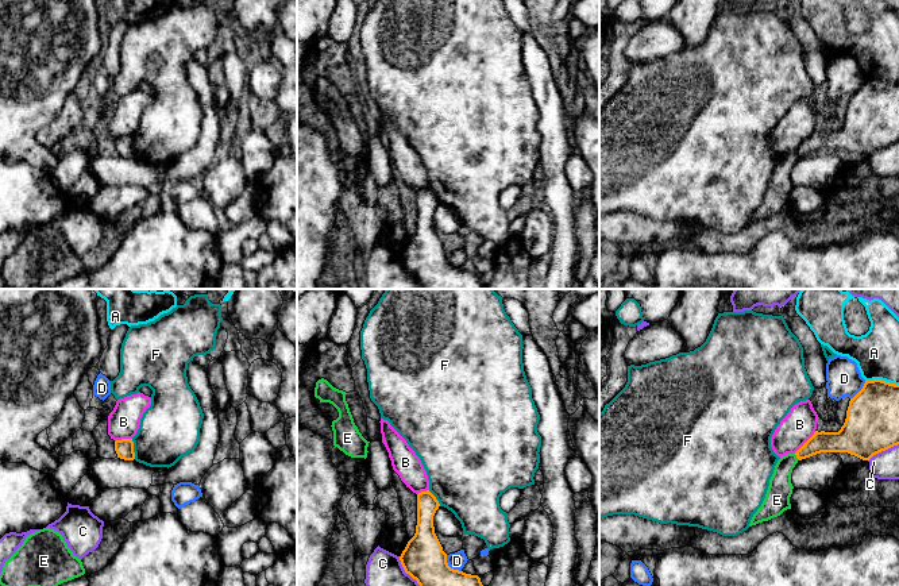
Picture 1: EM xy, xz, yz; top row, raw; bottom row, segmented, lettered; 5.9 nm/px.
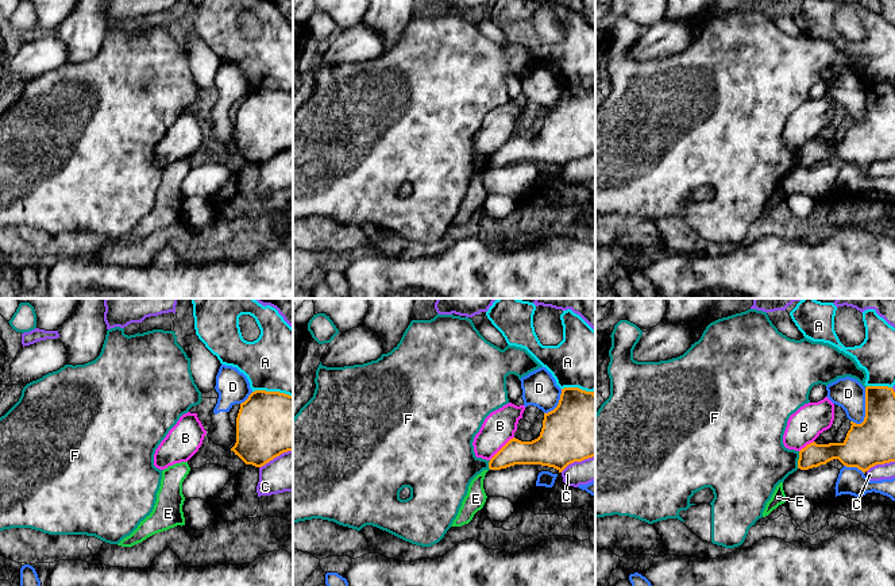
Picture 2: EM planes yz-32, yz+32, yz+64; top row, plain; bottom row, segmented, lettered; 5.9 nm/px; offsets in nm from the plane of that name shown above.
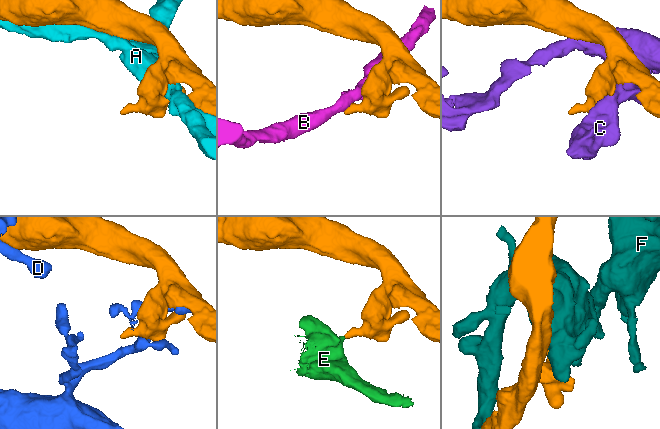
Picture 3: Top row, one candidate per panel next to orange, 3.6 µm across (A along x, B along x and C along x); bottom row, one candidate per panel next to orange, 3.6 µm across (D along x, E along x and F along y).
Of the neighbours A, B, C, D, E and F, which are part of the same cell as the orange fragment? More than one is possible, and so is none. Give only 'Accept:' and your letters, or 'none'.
Accept: none

